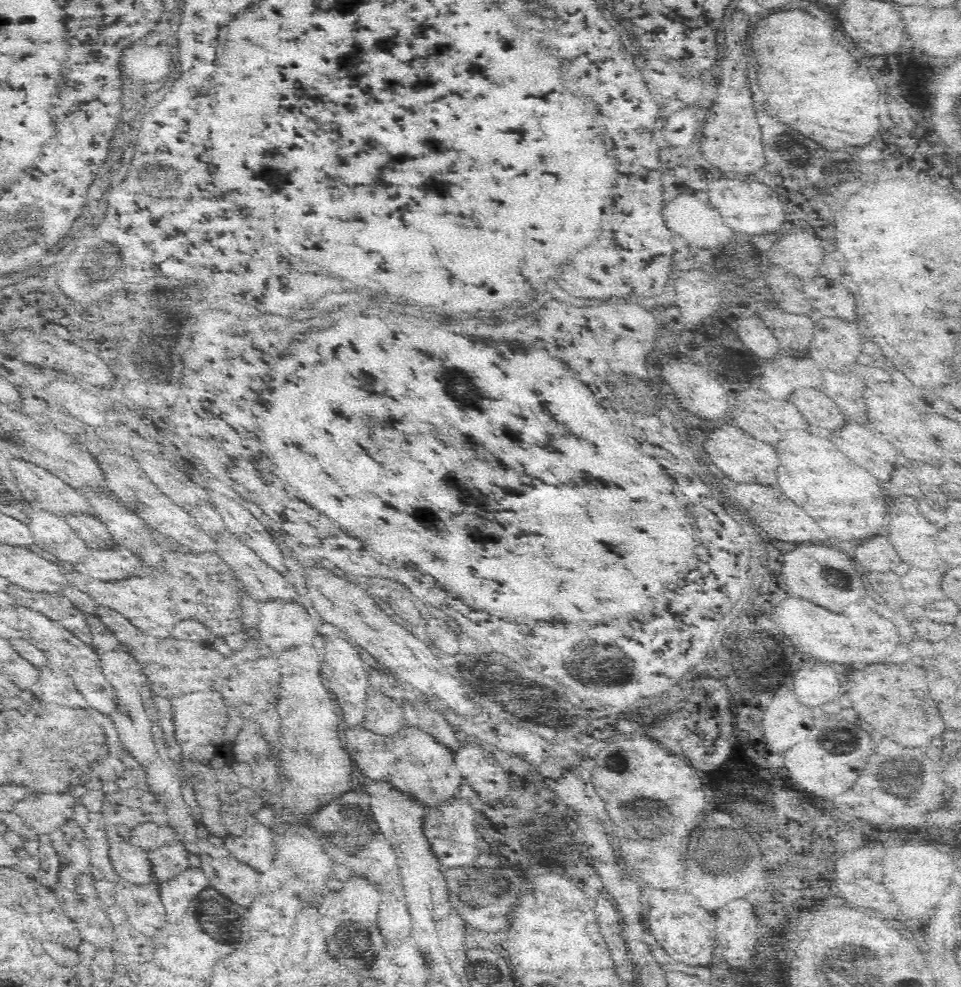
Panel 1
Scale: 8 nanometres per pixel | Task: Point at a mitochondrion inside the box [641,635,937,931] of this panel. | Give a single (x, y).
(723, 853)

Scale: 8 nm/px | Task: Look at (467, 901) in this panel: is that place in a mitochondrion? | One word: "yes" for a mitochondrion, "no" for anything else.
yes

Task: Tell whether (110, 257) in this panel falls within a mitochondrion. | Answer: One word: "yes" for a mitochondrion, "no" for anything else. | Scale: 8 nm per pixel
yes

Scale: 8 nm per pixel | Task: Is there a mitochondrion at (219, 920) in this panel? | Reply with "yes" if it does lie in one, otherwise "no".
yes

